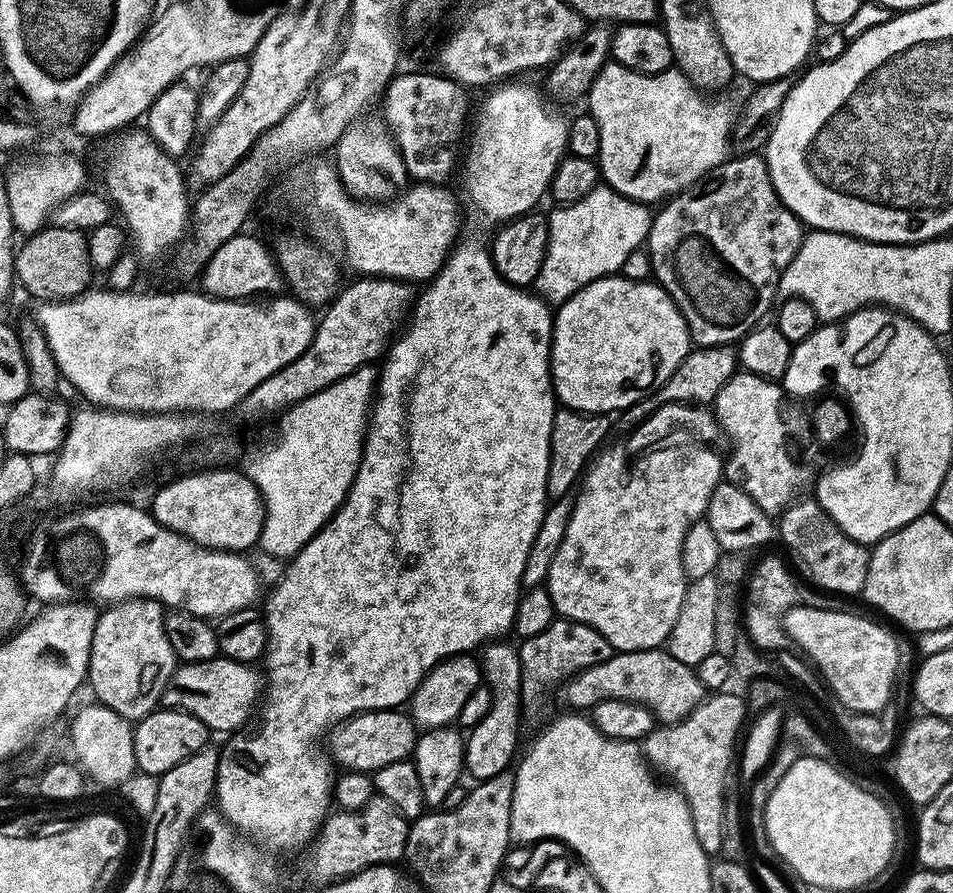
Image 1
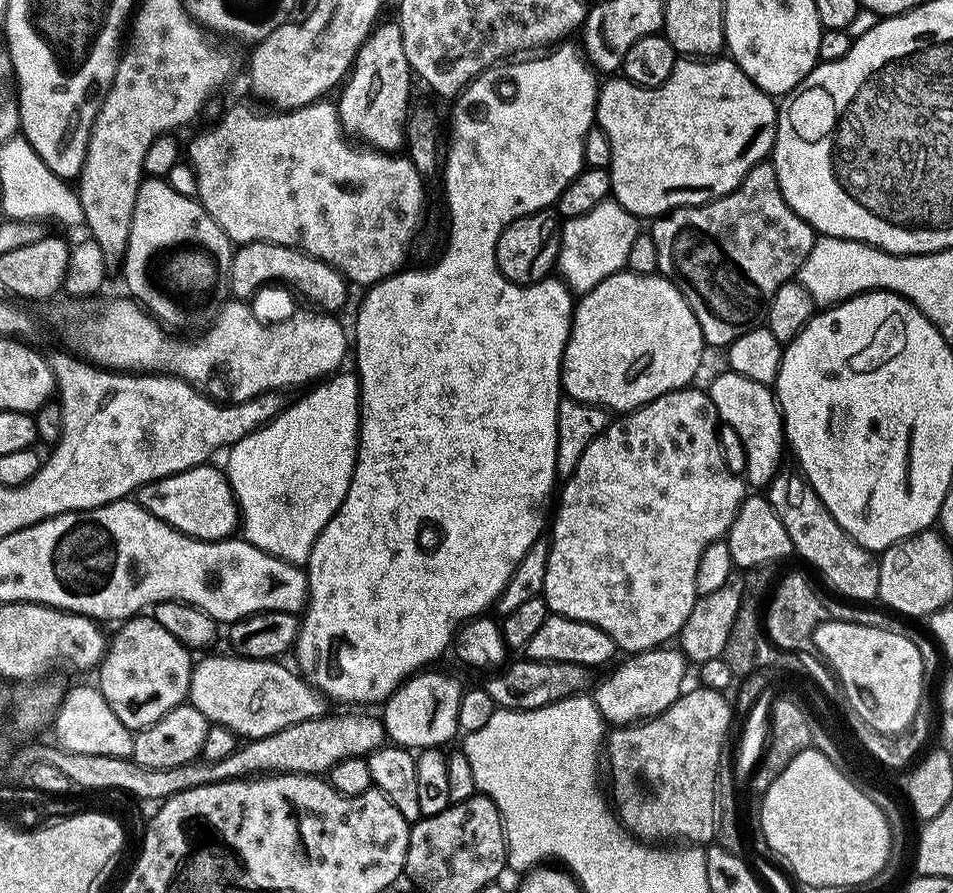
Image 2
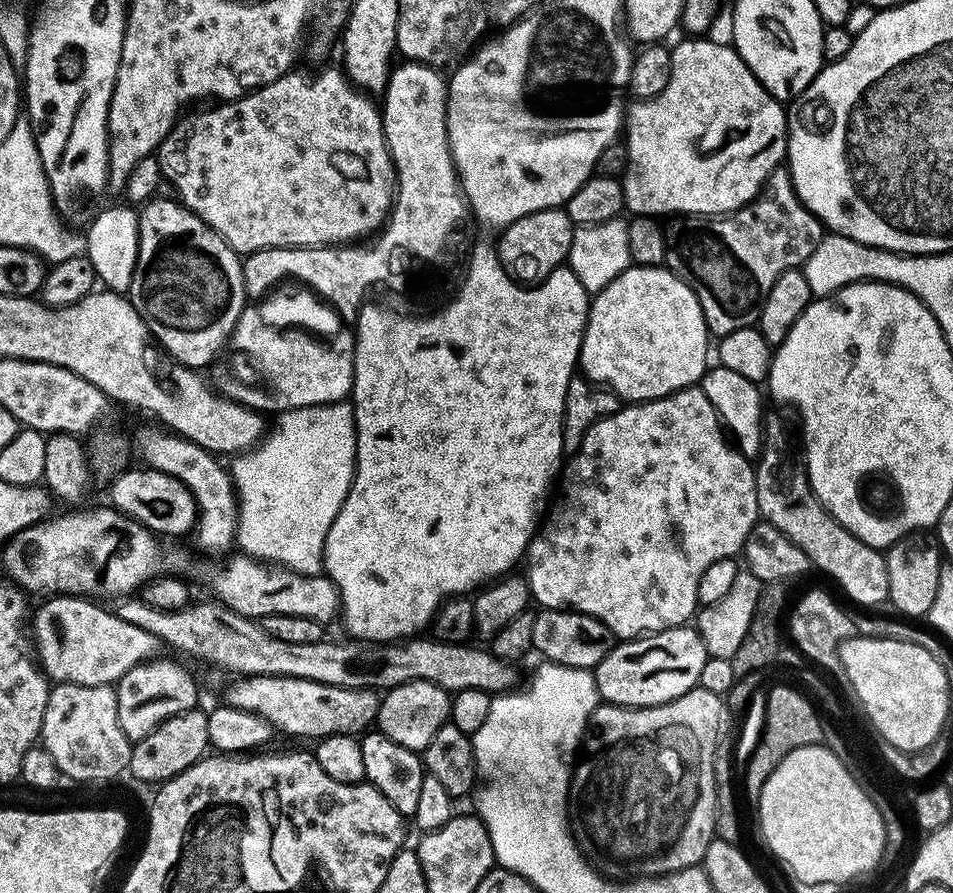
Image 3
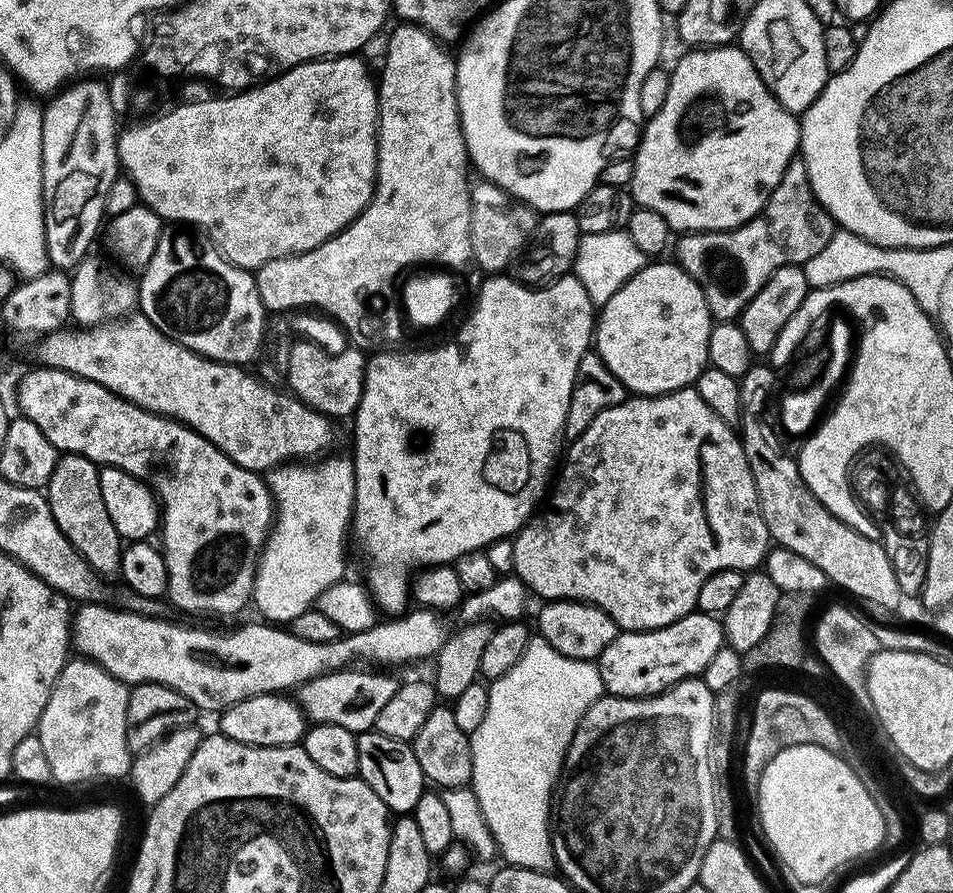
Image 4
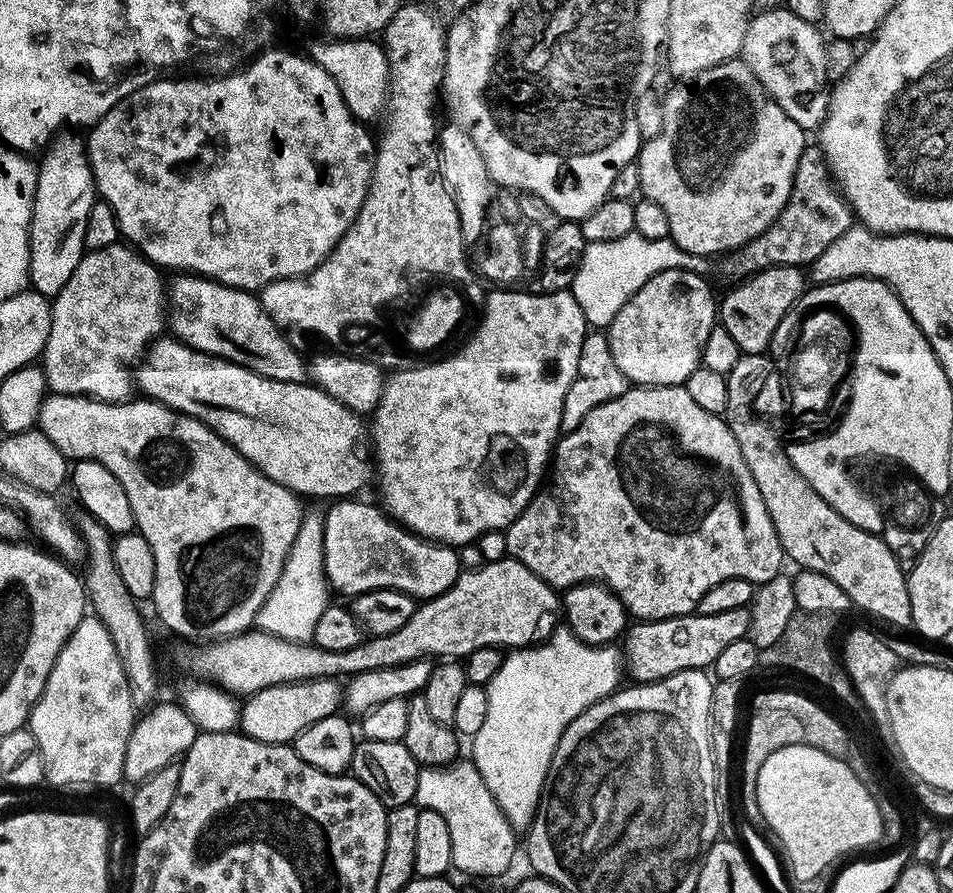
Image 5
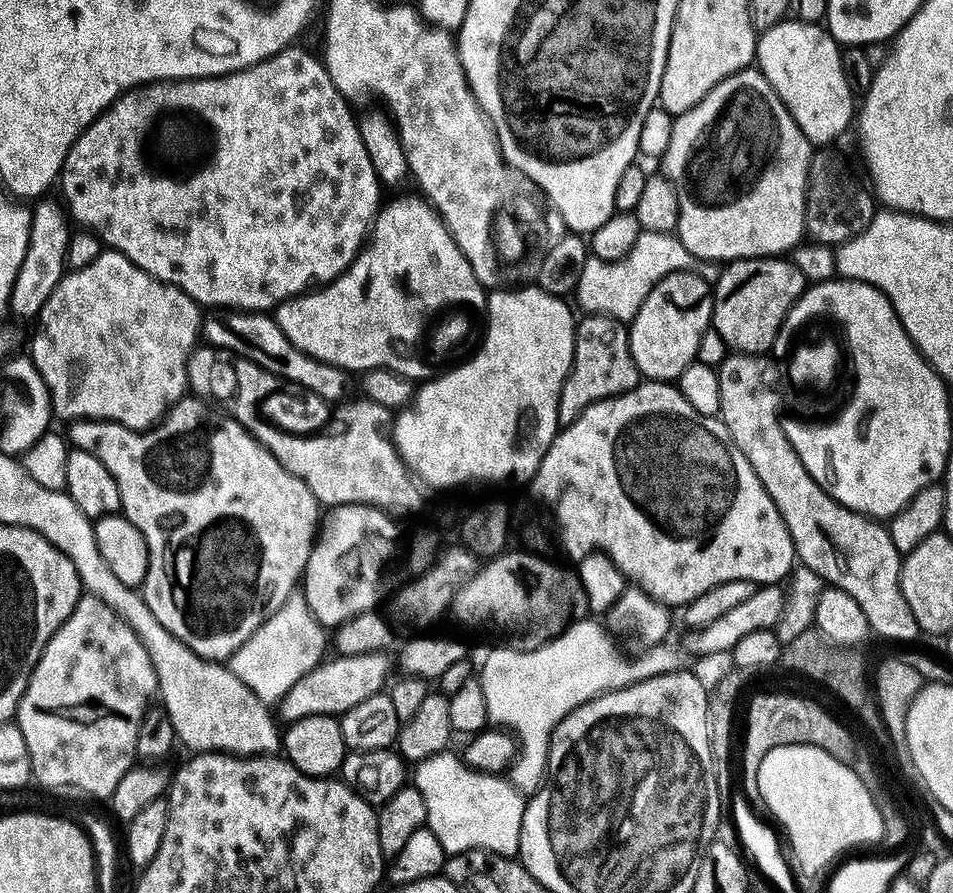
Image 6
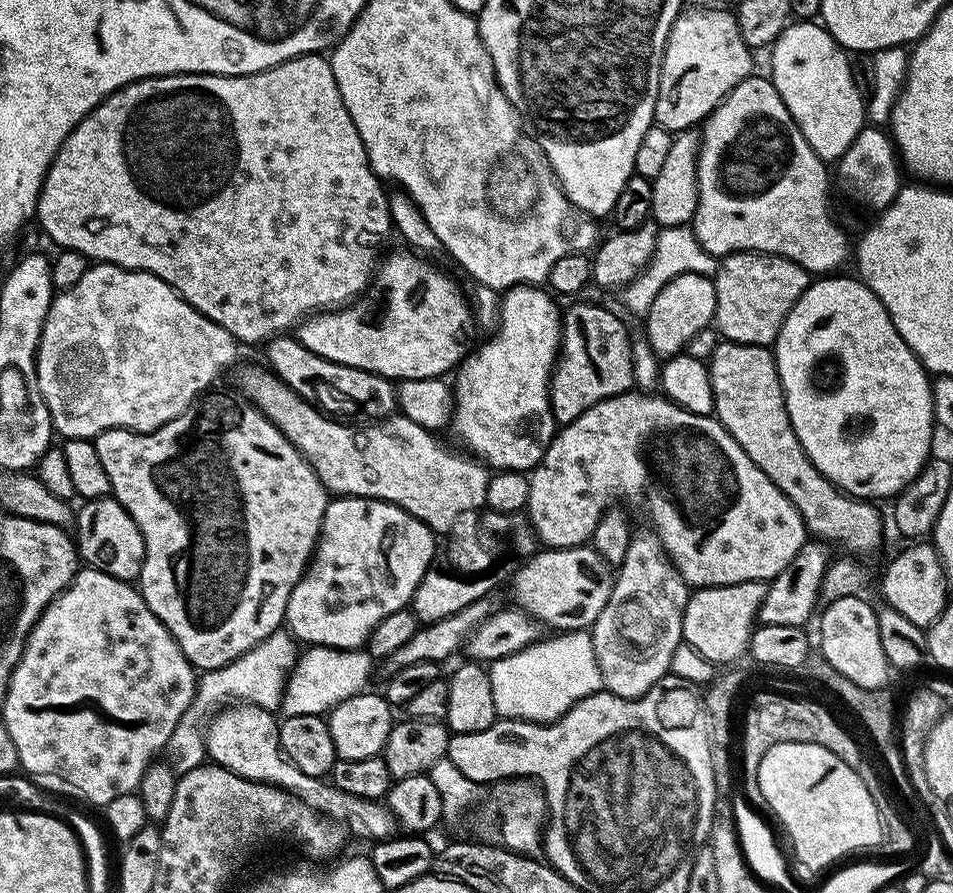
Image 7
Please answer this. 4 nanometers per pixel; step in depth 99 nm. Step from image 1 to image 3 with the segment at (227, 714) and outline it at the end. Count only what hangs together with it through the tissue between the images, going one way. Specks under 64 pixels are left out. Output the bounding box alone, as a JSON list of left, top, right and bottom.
[227,676,381,742]

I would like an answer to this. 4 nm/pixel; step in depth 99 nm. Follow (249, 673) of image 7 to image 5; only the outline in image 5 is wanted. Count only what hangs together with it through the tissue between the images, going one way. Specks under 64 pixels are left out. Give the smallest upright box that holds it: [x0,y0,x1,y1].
[255,518,330,644]

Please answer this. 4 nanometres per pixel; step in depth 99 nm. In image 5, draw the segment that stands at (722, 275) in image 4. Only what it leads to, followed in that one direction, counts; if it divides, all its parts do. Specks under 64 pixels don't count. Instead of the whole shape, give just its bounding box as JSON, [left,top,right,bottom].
[756,147,854,246]

